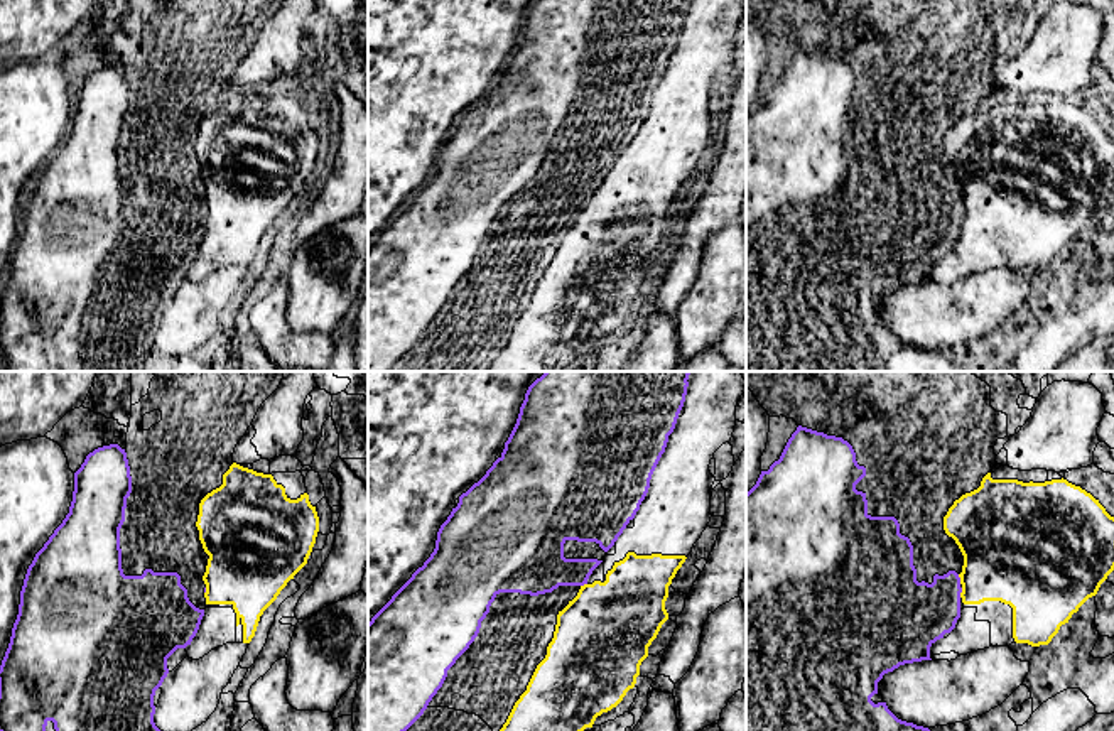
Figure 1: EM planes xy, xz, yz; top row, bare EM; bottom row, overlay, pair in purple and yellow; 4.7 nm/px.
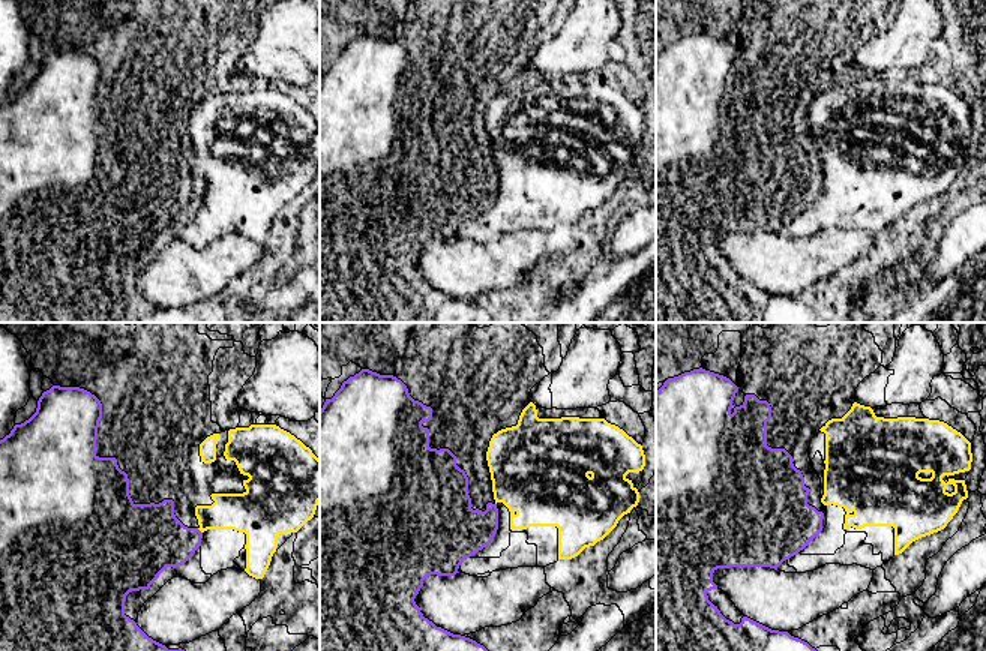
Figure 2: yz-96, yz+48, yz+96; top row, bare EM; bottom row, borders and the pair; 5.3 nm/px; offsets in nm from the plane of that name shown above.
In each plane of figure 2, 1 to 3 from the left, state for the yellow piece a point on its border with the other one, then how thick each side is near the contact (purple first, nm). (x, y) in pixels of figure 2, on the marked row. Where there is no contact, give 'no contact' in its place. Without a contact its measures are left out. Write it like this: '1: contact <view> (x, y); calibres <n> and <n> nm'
1: contact yz-96 (200, 531); calibres 320 and 200 nm
2: no contact
3: no contact

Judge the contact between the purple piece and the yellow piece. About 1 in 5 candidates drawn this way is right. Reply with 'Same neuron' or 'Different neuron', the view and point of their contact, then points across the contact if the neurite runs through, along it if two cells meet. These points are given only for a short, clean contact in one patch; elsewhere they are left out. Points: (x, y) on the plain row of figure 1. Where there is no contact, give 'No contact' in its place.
Different neuron. Touches purple at yz (959, 201)

